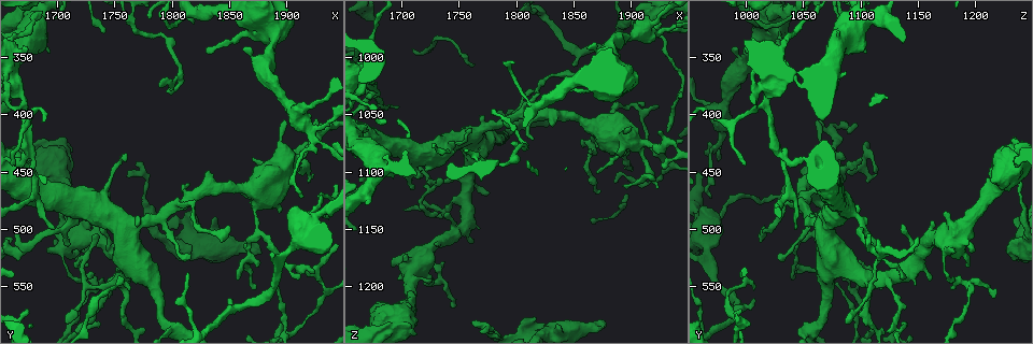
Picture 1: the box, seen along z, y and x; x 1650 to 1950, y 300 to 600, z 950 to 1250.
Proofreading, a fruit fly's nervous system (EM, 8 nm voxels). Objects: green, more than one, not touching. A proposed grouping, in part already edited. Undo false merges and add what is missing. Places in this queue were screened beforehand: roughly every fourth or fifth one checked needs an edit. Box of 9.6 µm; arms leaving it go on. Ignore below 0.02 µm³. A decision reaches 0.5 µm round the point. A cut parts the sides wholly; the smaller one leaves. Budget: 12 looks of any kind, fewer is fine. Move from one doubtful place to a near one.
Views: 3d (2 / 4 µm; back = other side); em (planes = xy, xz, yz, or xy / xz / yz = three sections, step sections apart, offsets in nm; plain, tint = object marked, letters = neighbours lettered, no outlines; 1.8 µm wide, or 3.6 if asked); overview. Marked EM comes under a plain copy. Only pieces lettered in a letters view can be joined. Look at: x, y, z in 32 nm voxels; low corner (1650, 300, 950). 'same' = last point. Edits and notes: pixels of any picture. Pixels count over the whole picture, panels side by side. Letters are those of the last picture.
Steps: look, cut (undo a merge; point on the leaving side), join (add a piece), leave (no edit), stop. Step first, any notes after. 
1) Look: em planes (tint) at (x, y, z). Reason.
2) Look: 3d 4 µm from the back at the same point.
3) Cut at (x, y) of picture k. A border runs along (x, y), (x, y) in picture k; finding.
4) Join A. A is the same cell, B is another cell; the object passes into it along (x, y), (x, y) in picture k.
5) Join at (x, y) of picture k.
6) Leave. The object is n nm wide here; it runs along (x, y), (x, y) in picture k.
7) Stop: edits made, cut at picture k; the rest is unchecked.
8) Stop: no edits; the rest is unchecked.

Look: 3d 4 µm at (1712, 484, 1088). Sharp bend.

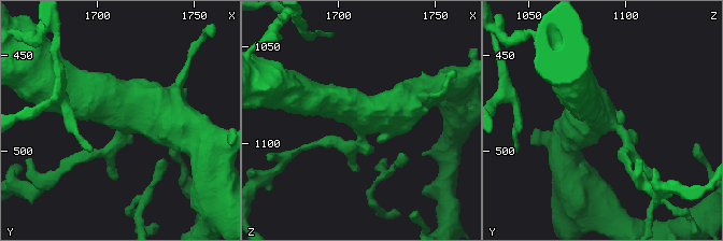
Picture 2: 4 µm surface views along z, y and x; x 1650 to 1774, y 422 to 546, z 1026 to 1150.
Look: em planes (letters) at (1713, 483, 1090). 3 arms meet here; the arms are 200, 500, 650 nm wide.

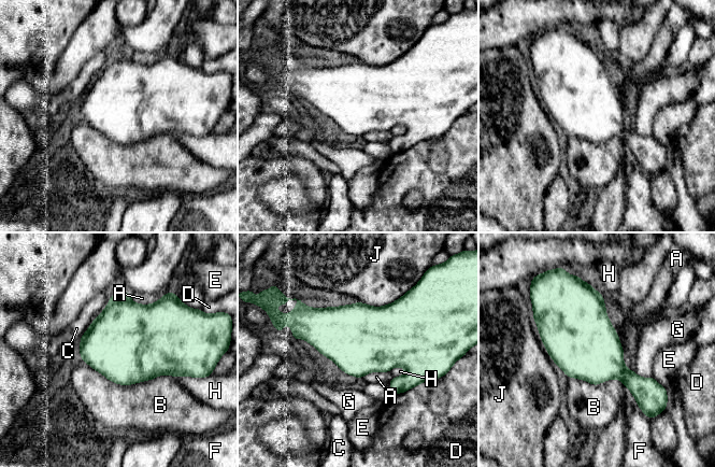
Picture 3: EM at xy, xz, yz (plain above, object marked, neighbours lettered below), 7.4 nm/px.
Leave. The object is 500 nm wide here; A, B, C, D, E, F, G, H and J are other cells; a border runs along (129, 293), (136, 302), (154, 302) in picture 3; one cell here.

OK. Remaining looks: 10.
Look: 3d 4 µm at (1676, 322, 1094). Thick turns thin.

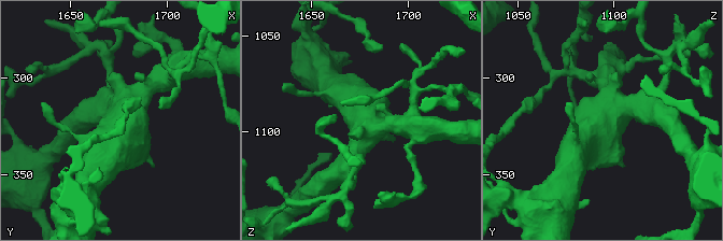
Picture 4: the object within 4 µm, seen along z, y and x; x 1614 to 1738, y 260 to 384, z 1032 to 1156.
Look: em 3.6 µm planes (letters) at (1678, 321, 1094).

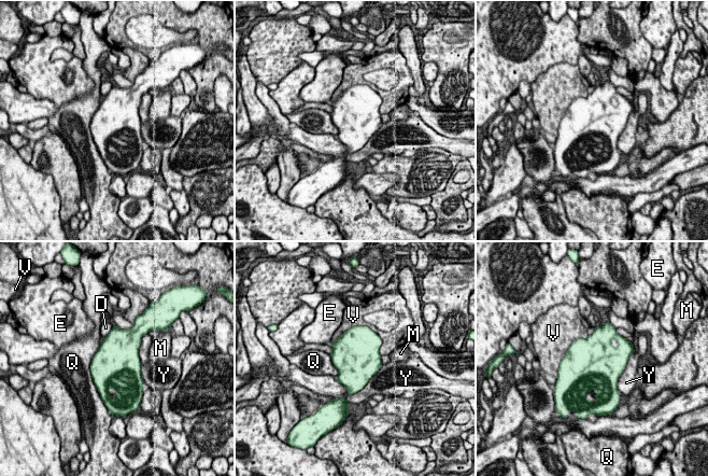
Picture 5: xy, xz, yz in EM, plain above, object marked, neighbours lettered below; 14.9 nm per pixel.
Leave. The object is 700 nm wide here; D, E, M, Q, V and Y are other cells; a border runs along (100, 346), (90, 363), (99, 396) in picture 5; all the same cell.

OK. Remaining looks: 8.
Look: 3d 4 µm at (1866, 324, 1026). Calibre changes.

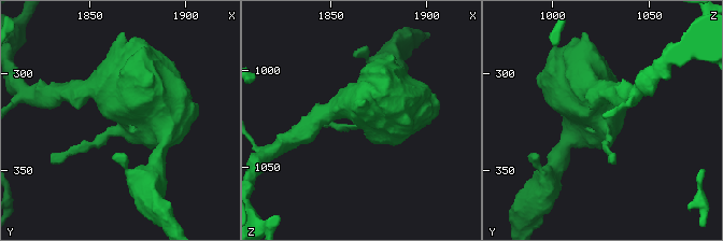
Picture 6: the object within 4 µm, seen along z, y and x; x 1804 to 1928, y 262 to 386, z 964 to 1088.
Look: em 3.6 µm xz step 16 (tint) at the same point.

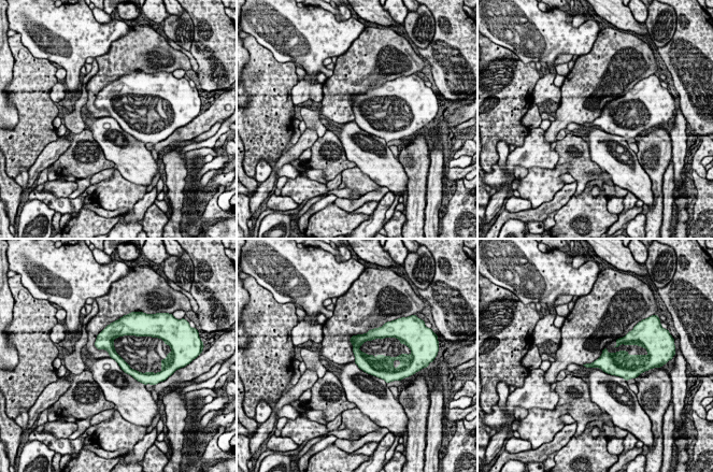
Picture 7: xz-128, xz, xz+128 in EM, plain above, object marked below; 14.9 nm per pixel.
Look: em 3.6 µm planes (letters) at the same point. Cut it another way.

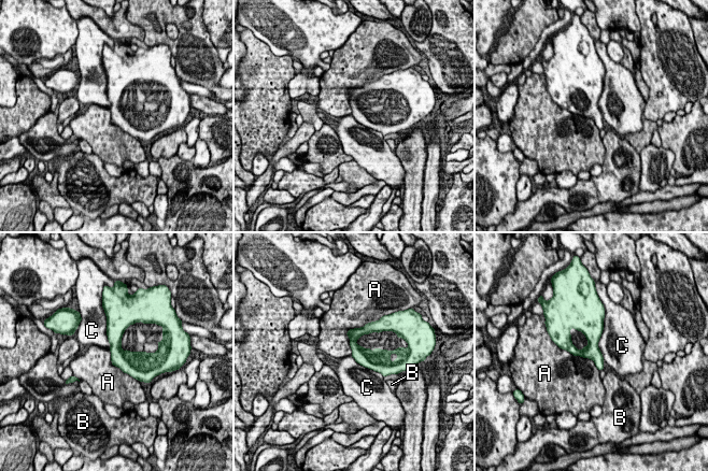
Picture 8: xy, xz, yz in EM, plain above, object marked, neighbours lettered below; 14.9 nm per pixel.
Leave. A, B and C are other cells; a border runs along (373, 320), (347, 332), (350, 355) in picture 8; all the same cell.

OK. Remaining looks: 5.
Look: 3d 2 µm at (1876, 520, 1228).

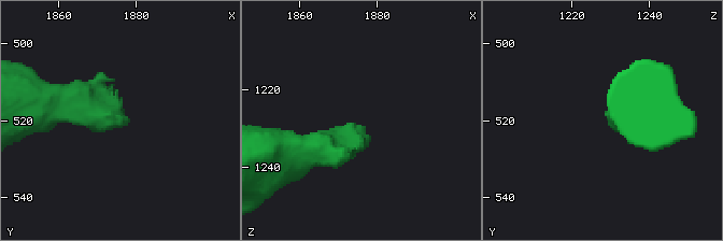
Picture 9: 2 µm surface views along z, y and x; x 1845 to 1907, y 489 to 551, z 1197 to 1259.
Look: em xy step 4 (tint) at (1877, 520, 1230). Need the tissue.

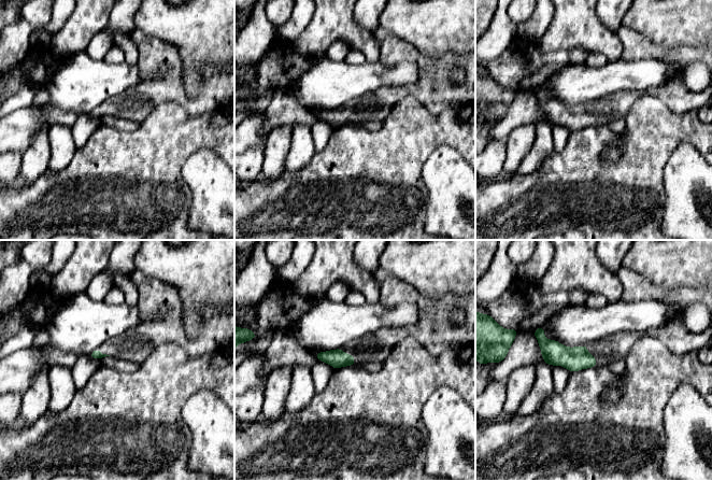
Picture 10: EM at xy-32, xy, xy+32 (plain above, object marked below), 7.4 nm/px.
Look: em planes (letters) at the same point. Cut it another way.

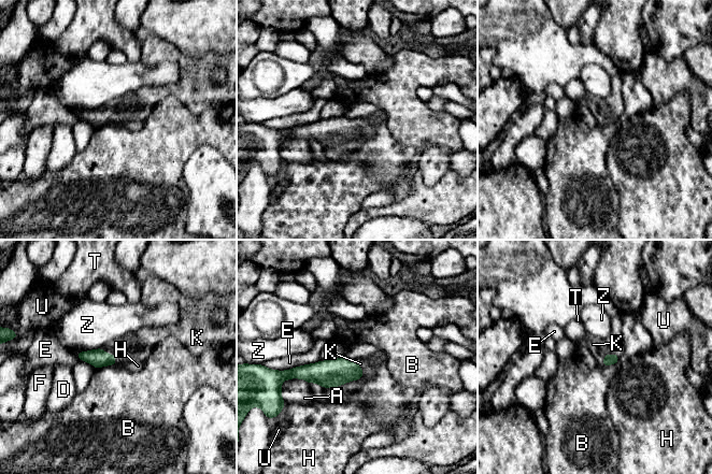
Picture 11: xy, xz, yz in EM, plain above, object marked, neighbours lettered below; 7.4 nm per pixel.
Join K. K is the same cell, A, B, D, E, F, H, T, U and Z are other cells; it goes on there.

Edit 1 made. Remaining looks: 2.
Look: overview.

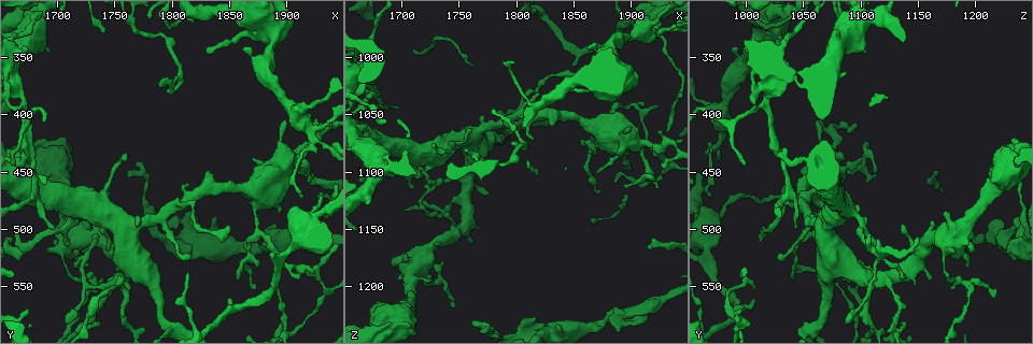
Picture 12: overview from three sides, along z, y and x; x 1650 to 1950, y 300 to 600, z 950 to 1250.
Look: em planes (letters) at (1916, 444, 1104).

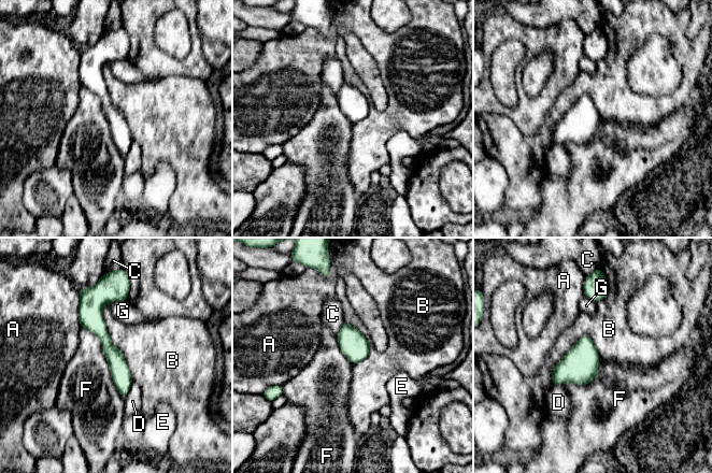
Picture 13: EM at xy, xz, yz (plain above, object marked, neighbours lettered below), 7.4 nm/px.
Leave. The longest contact is with F, 600 nm; A, B, C, D, E, F and G are other cells; a border runs along (81, 327), (99, 339), (123, 398) in picture 13; all the same cell.

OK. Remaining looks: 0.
Stop: edits made, join at picture 11; the rest is unchecked.

